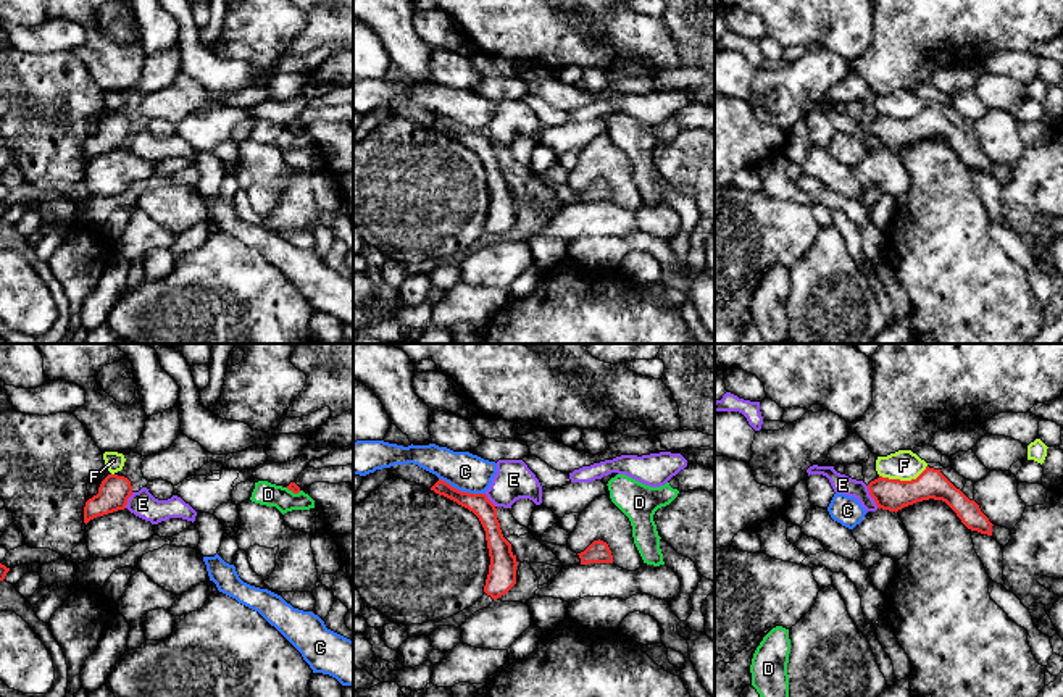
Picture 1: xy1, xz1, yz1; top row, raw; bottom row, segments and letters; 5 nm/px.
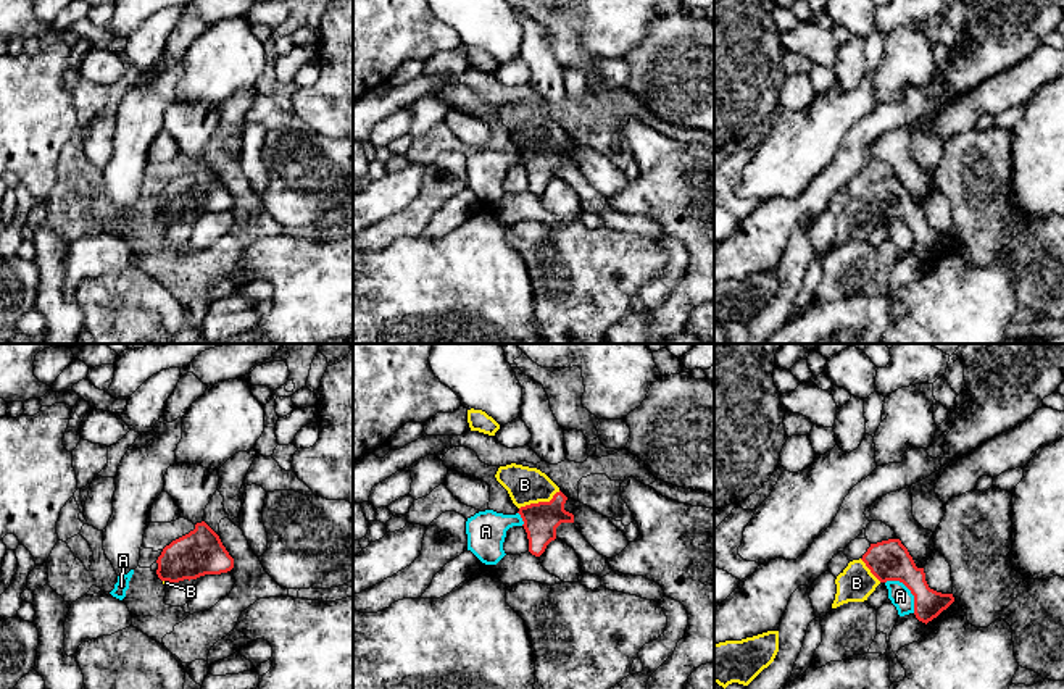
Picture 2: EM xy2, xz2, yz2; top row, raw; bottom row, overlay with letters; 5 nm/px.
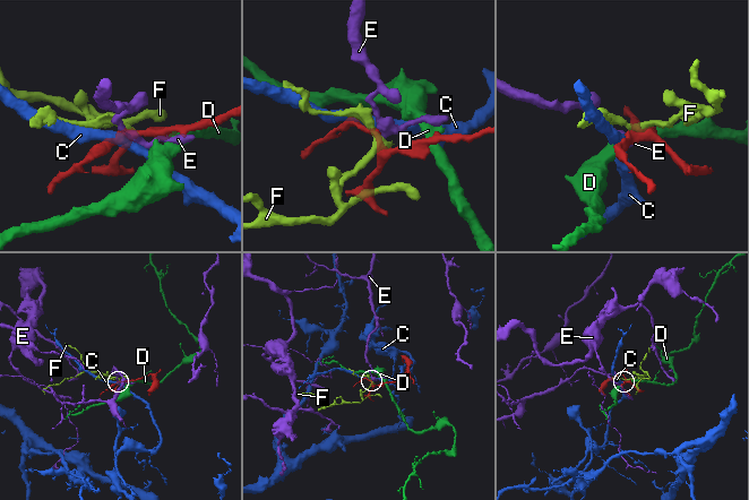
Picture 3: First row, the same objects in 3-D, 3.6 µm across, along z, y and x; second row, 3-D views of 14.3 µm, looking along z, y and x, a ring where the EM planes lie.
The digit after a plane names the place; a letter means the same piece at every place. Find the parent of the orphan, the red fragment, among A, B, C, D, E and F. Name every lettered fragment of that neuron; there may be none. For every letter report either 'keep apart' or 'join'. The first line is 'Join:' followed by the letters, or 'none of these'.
Join: B
A: keep apart
B: join
C: keep apart
D: keep apart
E: keep apart
F: keep apart

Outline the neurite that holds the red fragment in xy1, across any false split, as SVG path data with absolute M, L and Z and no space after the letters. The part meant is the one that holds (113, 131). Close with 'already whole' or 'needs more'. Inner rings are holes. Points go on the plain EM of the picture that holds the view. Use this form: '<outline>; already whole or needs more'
M108 113L100 126L98 132L85 140L84 161L97 155L103 155L118 148L124 148L127 137L132 134L131 119L124 115Z; already whole

